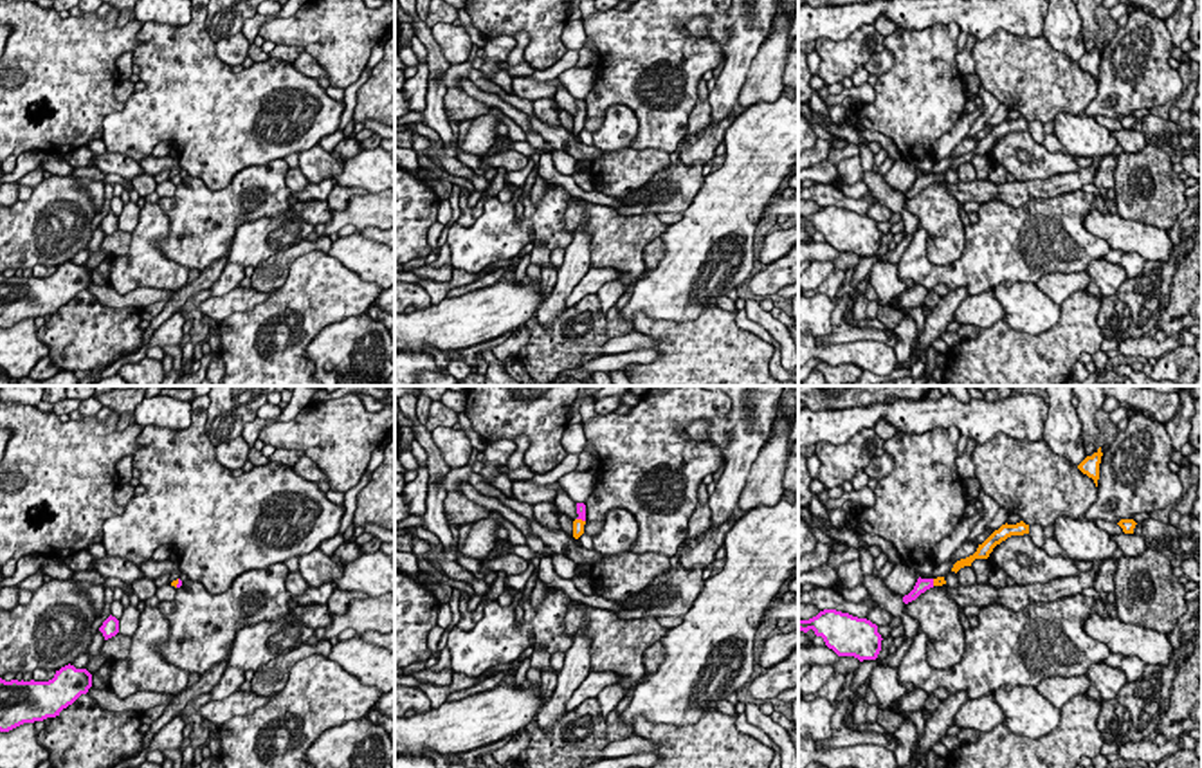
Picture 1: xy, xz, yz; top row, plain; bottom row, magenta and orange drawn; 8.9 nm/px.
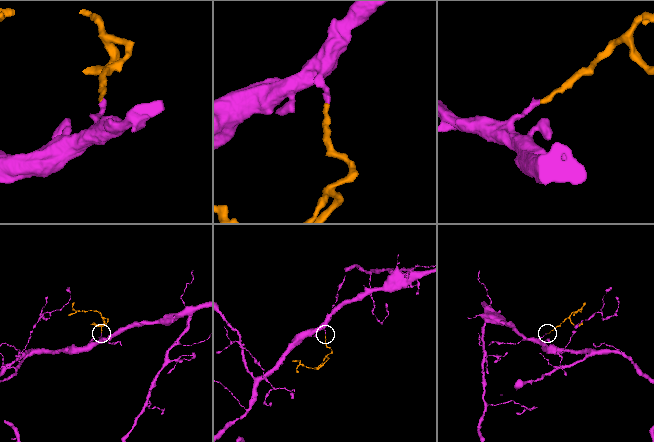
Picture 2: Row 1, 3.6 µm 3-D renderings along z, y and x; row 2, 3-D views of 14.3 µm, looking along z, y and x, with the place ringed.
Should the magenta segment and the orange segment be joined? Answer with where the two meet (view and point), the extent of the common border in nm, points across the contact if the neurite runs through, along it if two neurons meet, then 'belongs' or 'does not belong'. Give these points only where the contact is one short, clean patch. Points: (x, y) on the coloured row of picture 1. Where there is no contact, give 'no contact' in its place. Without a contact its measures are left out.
contact xy (179, 583); length 90 nm; way xy (179, 585), (179, 583), (173, 583); belongs

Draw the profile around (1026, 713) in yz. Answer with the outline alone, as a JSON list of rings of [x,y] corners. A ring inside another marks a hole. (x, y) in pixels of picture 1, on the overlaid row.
[[[1000,687],[993,698],[1004,710],[1004,725],[1016,736],[1038,739],[1060,727],[1060,709],[1043,698],[1036,687]]]

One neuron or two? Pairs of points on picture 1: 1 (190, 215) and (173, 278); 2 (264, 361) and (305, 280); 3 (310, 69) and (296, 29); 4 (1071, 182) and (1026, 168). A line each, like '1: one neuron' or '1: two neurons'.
1: two neurons
2: one neuron
3: two neurons
4: two neurons

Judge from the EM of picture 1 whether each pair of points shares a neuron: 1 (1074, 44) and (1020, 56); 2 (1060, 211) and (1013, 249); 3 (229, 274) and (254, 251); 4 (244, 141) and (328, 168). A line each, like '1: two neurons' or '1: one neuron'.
1: two neurons
2: one neuron
3: two neurons
4: two neurons

